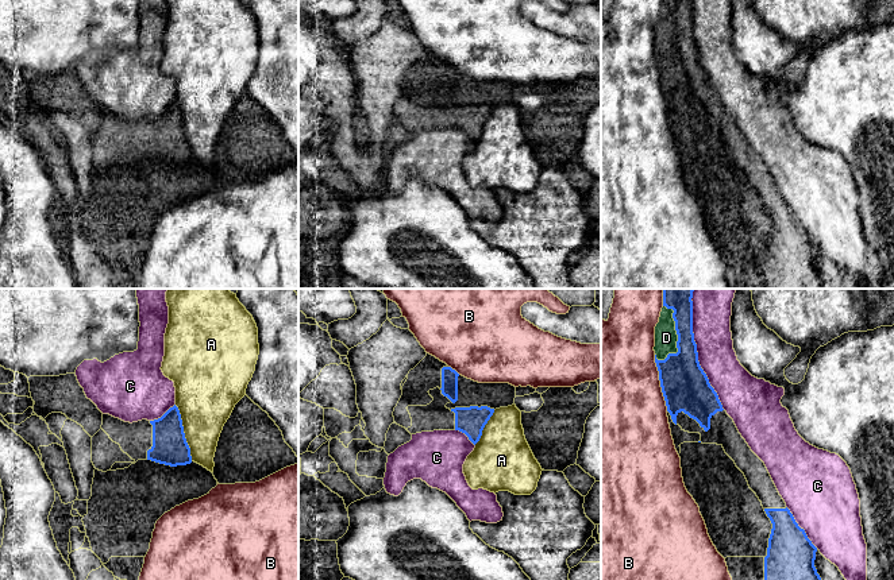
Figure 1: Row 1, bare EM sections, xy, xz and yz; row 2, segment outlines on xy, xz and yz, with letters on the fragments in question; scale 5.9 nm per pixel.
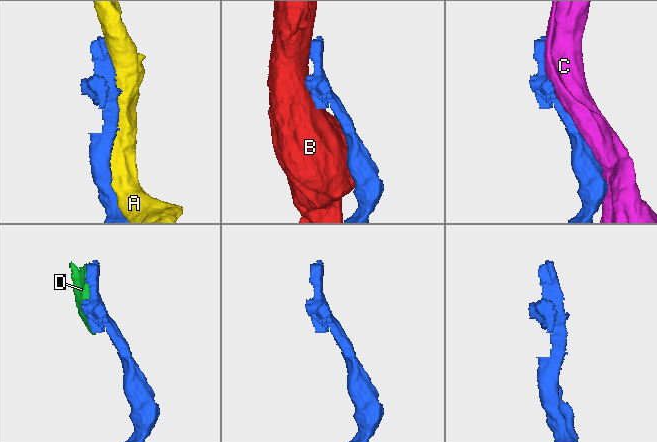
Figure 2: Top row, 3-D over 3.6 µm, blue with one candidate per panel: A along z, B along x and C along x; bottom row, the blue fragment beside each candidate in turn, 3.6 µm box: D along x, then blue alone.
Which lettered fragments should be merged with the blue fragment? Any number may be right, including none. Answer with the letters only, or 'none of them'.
none of them

